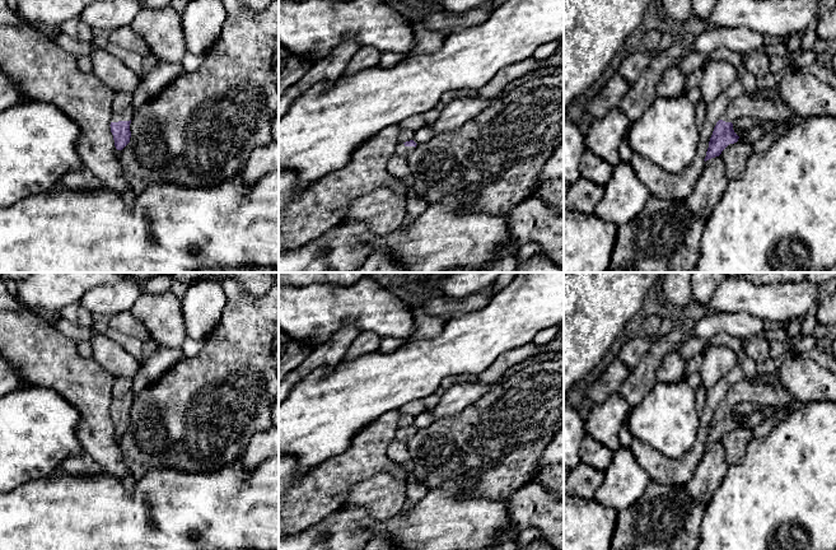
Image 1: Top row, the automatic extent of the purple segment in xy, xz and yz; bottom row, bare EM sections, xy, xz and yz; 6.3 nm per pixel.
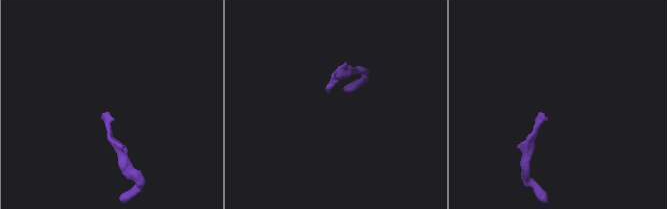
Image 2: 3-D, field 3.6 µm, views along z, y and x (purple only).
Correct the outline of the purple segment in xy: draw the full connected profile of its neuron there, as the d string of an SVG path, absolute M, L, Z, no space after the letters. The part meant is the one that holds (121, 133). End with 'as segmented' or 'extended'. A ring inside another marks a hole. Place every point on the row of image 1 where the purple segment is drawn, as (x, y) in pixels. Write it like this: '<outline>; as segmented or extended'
M131 104L121 113L112 113L111 132L113 135L115 146L117 150L122 150L131 138L130 123L132 118Z; extended

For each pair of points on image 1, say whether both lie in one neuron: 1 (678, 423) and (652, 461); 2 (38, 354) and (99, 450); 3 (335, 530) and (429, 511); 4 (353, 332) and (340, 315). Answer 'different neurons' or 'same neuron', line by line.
1: different neurons
2: same neuron
3: same neuron
4: different neurons

